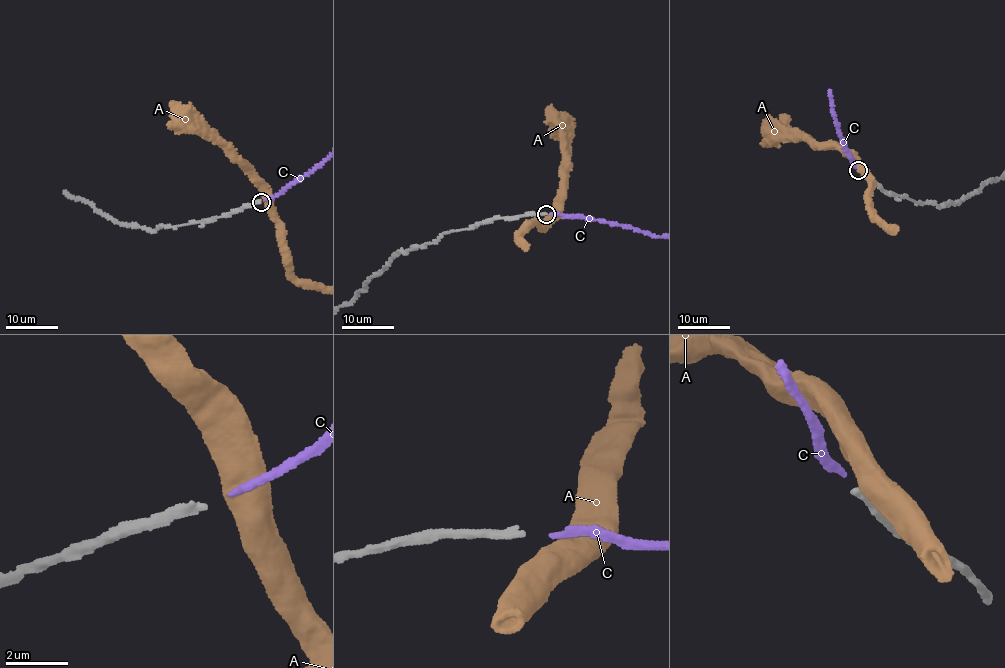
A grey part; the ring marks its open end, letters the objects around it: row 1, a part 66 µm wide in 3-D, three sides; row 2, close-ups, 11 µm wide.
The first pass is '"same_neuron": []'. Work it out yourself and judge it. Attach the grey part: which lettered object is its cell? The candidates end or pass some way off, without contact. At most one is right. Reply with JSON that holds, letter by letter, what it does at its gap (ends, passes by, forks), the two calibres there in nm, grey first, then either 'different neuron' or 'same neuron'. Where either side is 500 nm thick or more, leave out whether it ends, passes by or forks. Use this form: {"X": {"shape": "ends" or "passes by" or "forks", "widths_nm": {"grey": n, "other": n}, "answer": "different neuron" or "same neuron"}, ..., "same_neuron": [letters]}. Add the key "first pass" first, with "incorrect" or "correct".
{"first pass": "incorrect", "A": {"widths_nm": {"grey": 240, "other": 700}, "answer": "different neuron"}, "C": {"shape": "ends", "widths_nm": {"grey": 240, "other": 240}, "answer": "same neuron"}, "same_neuron": ["C"]}

